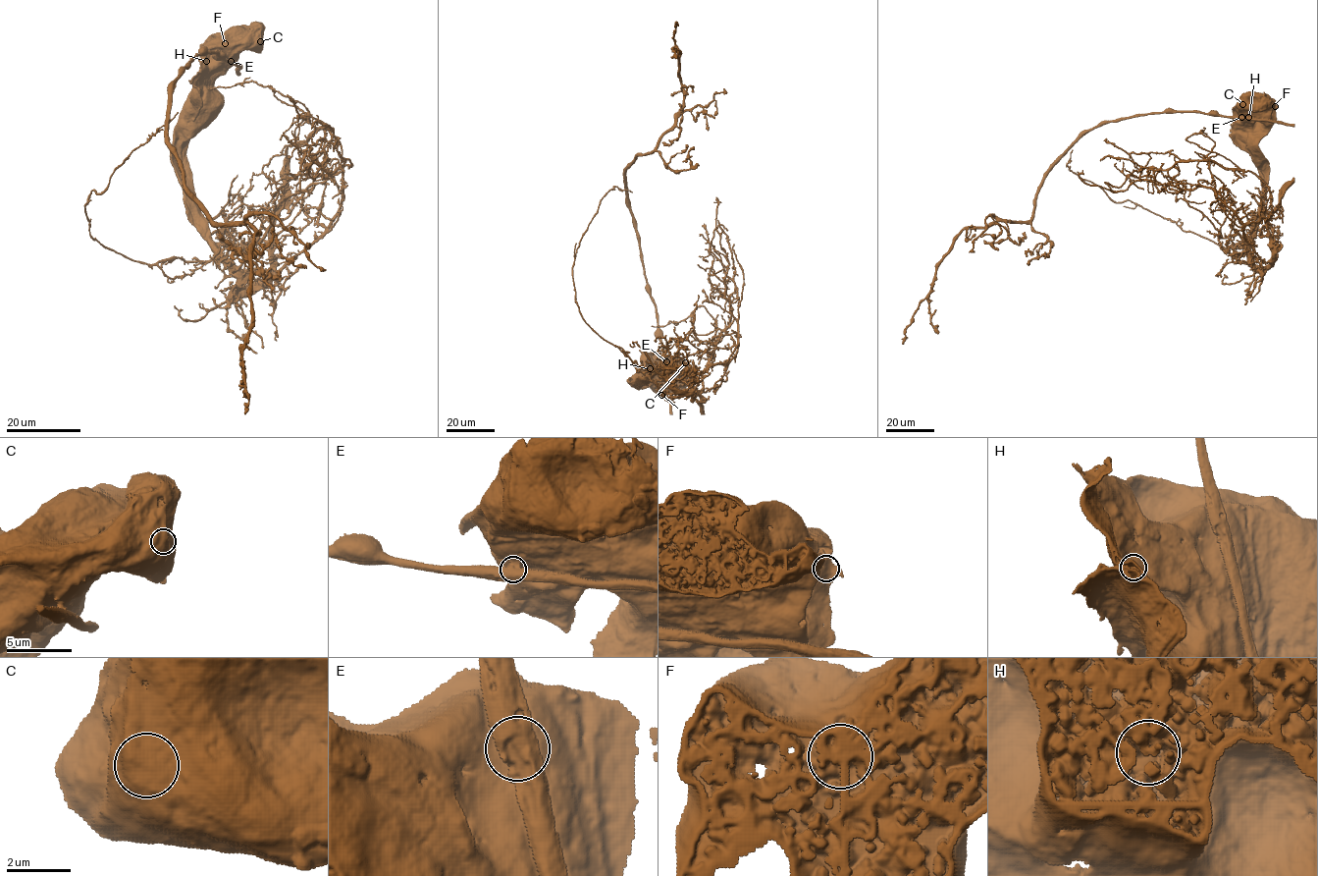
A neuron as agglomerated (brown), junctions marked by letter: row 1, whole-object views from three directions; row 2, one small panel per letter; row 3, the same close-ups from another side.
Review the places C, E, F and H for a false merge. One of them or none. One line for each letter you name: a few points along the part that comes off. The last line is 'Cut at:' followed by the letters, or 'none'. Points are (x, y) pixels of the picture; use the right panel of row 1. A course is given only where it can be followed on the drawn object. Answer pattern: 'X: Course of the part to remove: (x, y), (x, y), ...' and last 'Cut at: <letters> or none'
E: Course of the part to remove: (1241, 117), (1162, 112), (1088, 129), (1050, 169), (1028, 221), (966, 227), (939, 265), (903, 344)
Cut at: E

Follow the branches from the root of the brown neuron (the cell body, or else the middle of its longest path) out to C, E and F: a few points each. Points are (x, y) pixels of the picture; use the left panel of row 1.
C: (235, 40), (242, 43), (260, 41)
E: (235, 40), (242, 43), (242, 48), (231, 61)
F: (235, 40), (243, 43), (225, 43)

